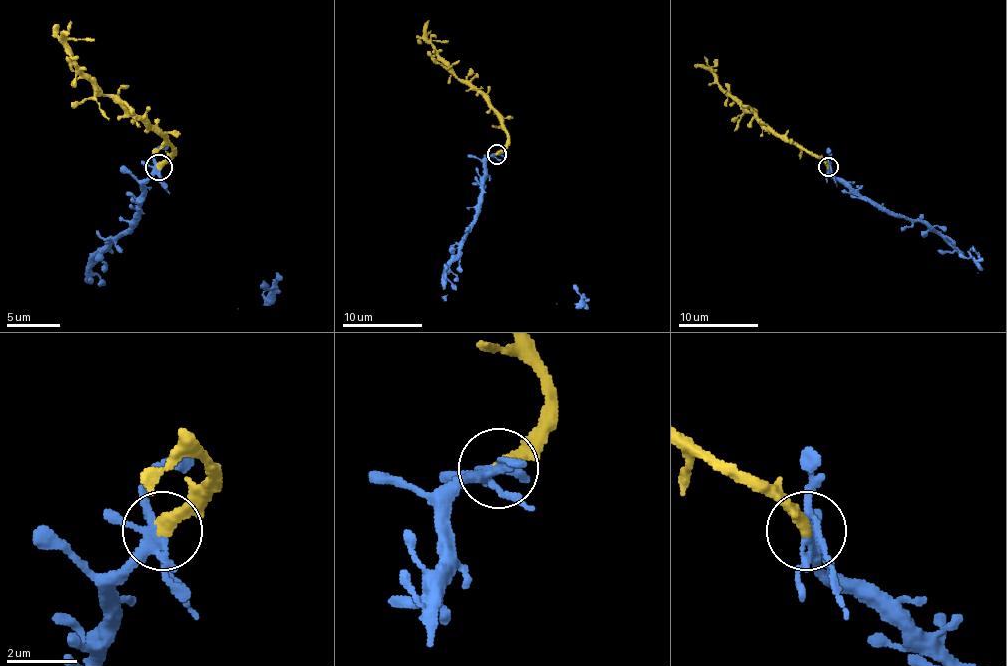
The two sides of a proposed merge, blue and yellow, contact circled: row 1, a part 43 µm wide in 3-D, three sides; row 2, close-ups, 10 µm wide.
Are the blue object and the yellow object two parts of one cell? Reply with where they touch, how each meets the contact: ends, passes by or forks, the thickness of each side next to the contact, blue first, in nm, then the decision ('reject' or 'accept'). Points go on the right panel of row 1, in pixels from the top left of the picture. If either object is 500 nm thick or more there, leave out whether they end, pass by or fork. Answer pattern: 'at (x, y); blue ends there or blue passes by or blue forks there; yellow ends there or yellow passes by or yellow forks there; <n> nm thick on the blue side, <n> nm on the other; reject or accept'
at (828, 166); blue forks there; yellow ends there; 260 nm thick on the blue side, 380 nm on the other; accept

